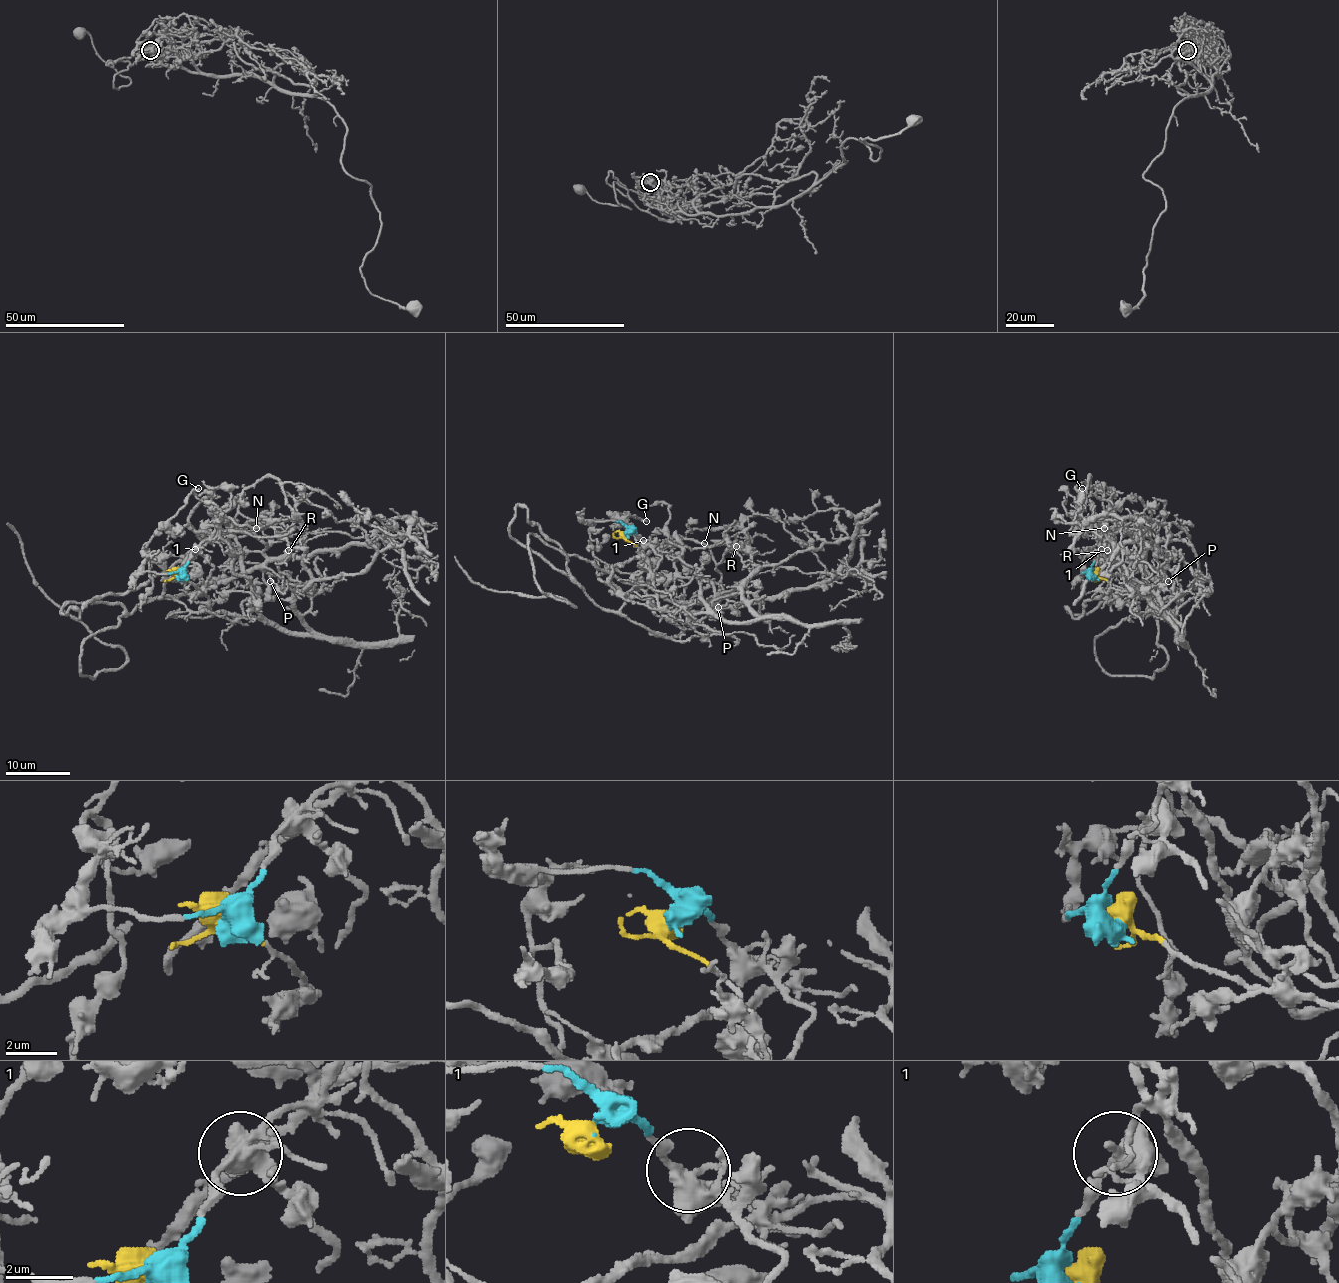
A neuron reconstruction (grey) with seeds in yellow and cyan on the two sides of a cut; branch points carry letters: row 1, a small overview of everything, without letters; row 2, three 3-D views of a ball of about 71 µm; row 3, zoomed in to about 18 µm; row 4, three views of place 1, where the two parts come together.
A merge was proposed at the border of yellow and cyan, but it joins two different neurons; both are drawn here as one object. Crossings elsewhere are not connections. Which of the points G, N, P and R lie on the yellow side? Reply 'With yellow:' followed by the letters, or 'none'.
With yellow: N, P, R

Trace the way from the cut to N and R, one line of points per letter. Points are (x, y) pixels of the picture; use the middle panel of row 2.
N: (626, 534), (642, 552), (653, 590), (690, 605), (684, 606), (721, 579), (705, 544)
R: (626, 534), (642, 552), (653, 590), (679, 601), (711, 603), (745, 592), (757, 566), (737, 545)

